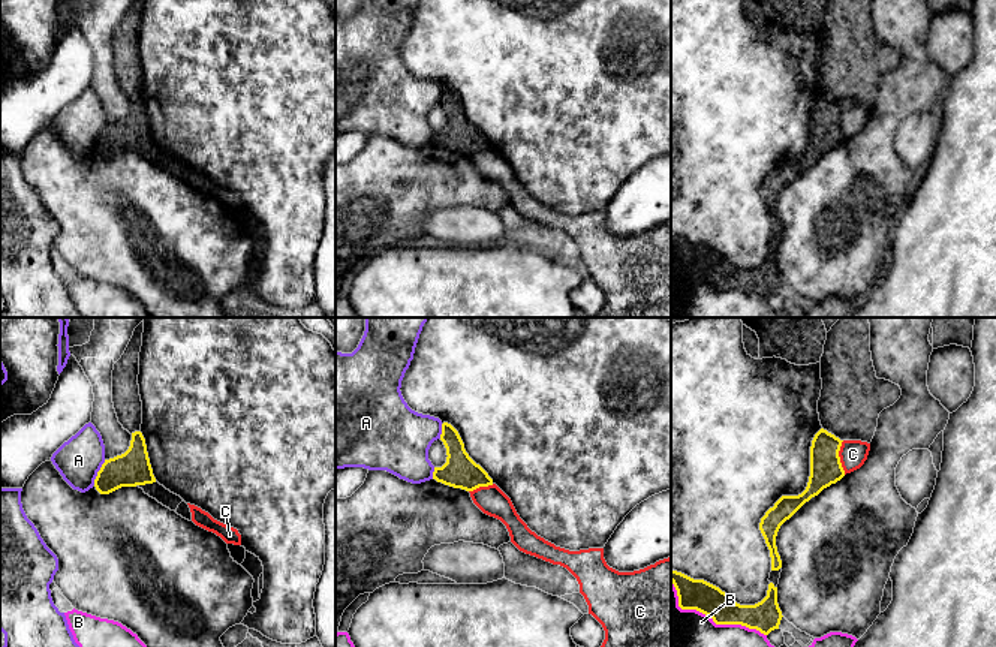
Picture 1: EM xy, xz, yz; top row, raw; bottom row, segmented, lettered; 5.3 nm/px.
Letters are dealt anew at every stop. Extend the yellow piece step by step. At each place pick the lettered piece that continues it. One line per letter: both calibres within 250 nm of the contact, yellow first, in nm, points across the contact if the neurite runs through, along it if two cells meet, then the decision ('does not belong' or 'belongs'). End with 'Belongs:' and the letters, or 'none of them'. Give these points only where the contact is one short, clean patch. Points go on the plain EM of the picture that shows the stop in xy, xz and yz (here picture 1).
A: 190/240 nm | does not belong
B: 160/460 nm | does not belong
C: 170/150 nm | along yz (842, 105), (839, 126), (845, 138) | does not belong
Belongs: none of them

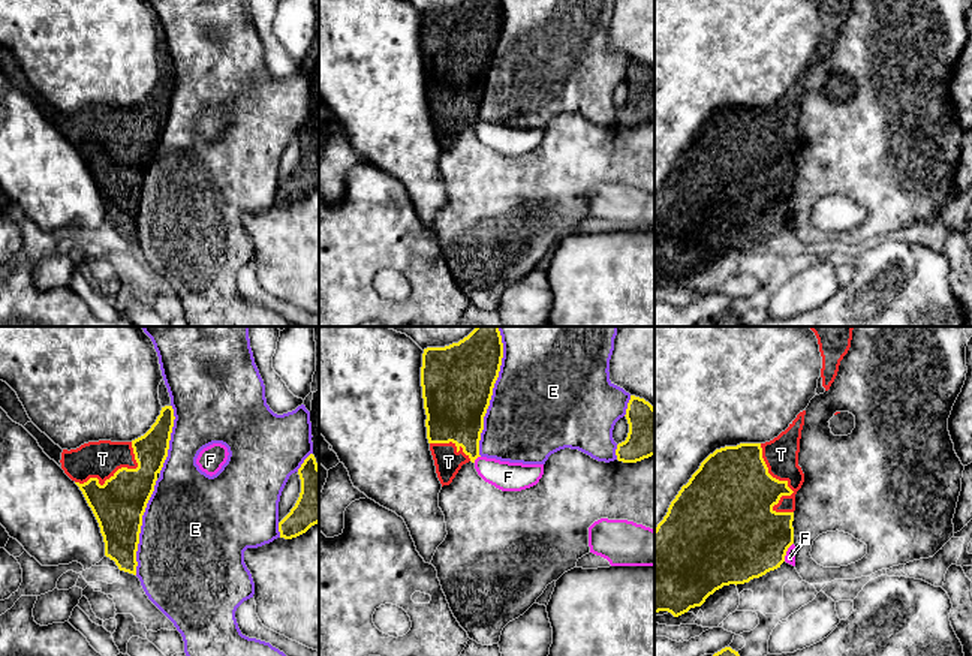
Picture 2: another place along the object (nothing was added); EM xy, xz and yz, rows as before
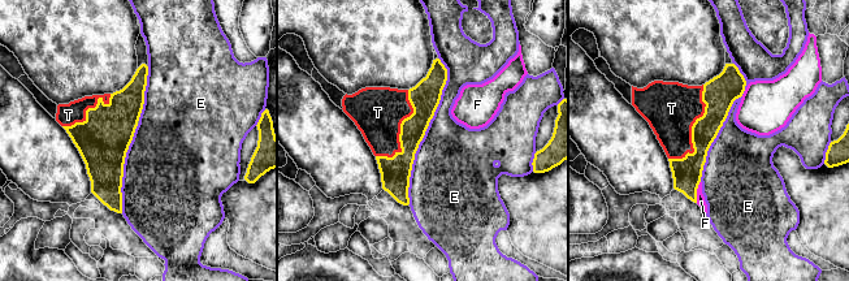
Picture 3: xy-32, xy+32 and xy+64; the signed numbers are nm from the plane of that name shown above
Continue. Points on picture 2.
E: 380/500 nm | does not belong
F: 460/60 nm | does not belong
T: 360/190 nm | belongs
Belongs: T

